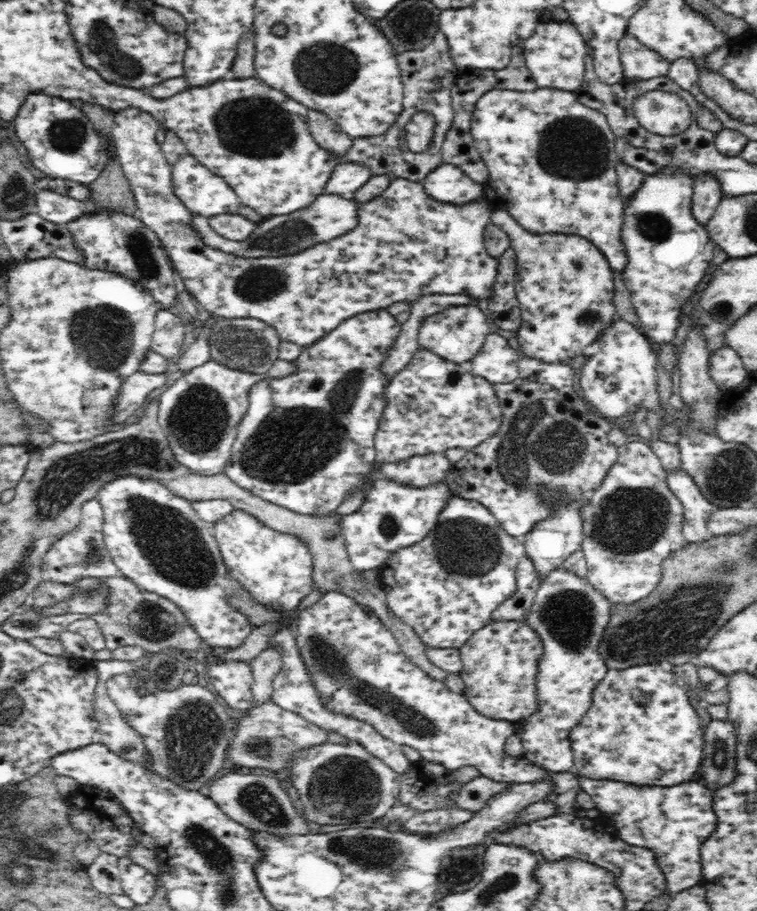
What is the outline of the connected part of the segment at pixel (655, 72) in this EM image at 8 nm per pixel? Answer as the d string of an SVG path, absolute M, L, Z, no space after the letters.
M624 32L616 47L624 71L623 81L639 83L668 74L671 62L644 46L633 34Z

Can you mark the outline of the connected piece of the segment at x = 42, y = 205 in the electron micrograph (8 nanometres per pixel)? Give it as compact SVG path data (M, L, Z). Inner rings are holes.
M40 190L36 194L36 206L36 213L42 219L57 225L72 222L84 212L95 208L95 204L90 199L80 201L50 190Z

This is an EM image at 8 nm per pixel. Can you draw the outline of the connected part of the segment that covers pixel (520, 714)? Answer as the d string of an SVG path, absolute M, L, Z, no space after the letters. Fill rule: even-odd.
M524 621L484 625L459 648L463 662L459 675L465 684L463 694L480 714L515 724L536 712L536 662L542 652L540 637Z

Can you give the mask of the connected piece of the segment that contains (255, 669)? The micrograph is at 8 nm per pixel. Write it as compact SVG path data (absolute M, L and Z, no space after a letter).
M268 647L256 658L253 658L249 664L253 676L251 706L257 707L271 700L274 676L282 668L282 659L280 659L280 653L276 649Z

